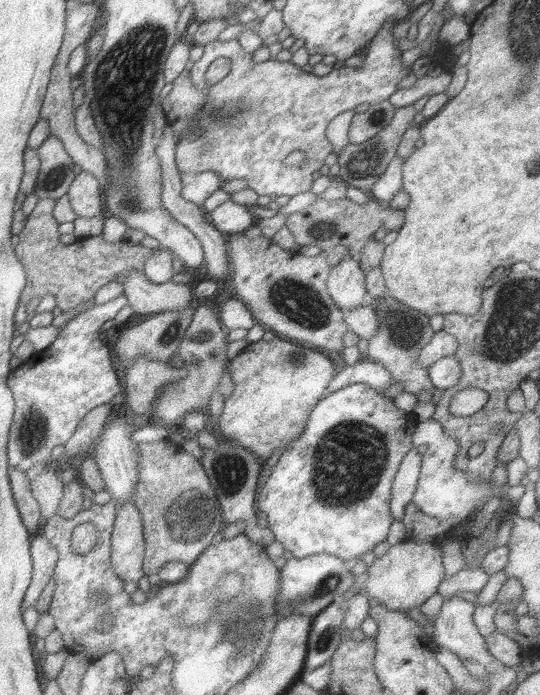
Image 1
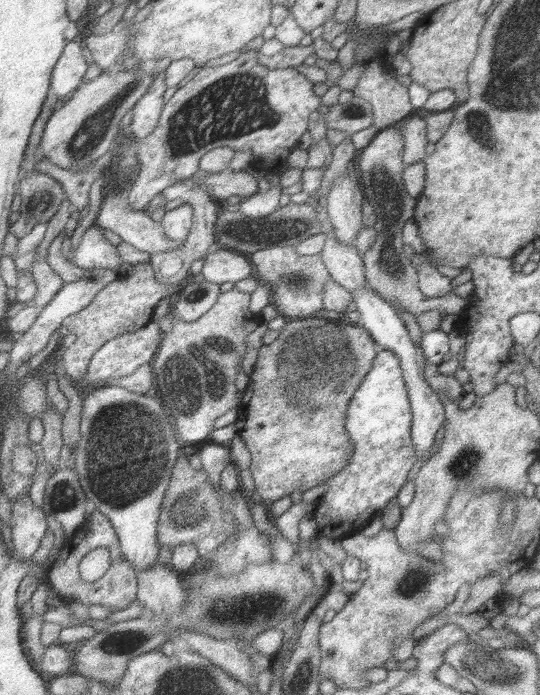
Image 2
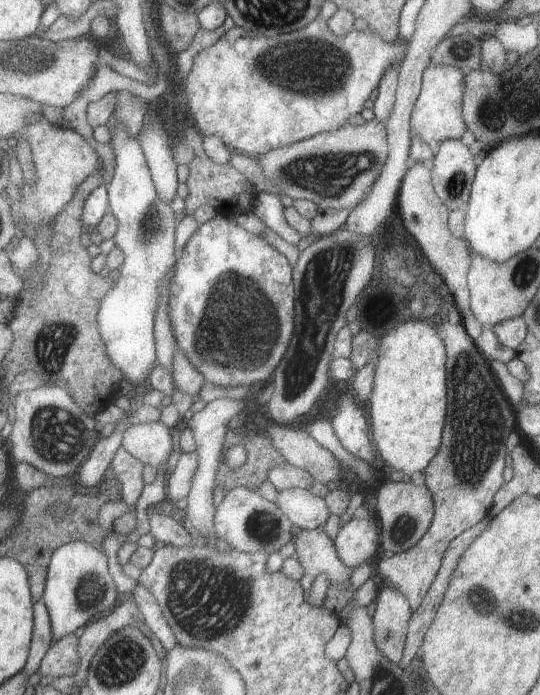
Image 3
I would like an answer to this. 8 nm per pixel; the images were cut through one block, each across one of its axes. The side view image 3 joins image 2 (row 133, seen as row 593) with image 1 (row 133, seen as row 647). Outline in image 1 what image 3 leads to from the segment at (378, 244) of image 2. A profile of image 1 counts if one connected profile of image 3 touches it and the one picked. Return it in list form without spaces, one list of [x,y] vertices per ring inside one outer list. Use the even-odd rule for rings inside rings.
[[[405,106],[405,108],[397,108],[391,122],[381,130],[377,132],[375,138],[371,140],[365,140],[363,144],[349,144],[341,154],[339,154],[339,176],[337,180],[341,180],[343,184],[347,186],[353,186],[353,188],[359,188],[361,192],[369,194],[371,186],[377,186],[377,180],[381,178],[381,174],[387,170],[387,166],[391,164],[391,160],[397,156],[397,148],[399,148],[399,142],[403,138],[403,134],[413,128],[413,118],[415,118],[415,108],[413,106]]]

